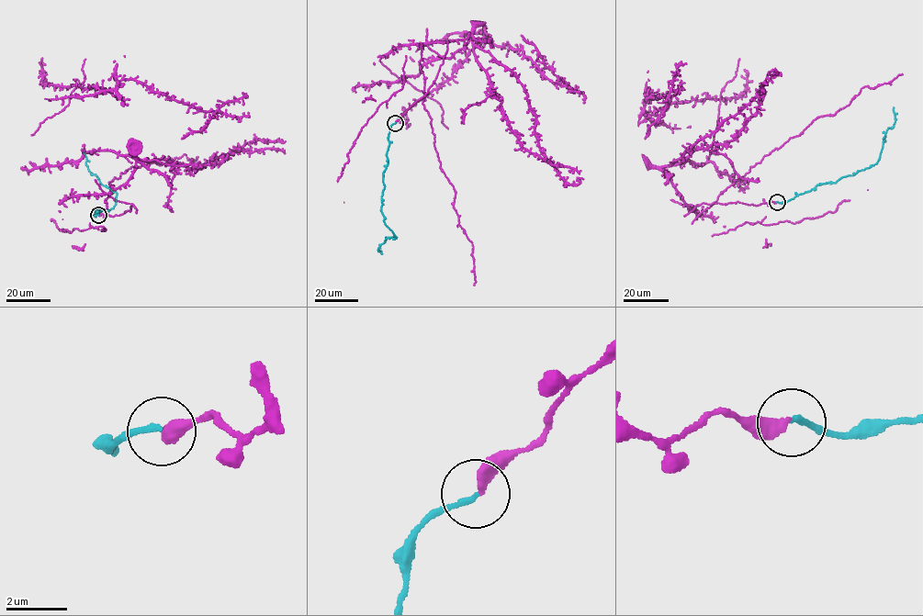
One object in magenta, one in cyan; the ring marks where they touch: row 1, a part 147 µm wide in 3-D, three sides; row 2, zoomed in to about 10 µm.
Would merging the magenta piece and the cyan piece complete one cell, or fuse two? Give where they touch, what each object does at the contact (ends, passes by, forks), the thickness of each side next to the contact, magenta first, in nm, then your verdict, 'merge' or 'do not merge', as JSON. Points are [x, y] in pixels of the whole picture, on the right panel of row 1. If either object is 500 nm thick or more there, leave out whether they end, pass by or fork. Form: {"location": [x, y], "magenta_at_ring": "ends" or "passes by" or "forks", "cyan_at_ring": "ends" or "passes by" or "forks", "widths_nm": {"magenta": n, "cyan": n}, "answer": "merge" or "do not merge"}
{"location": [777, 202], "magenta_at_ring": "ends", "cyan_at_ring": "ends", "widths_nm": {"magenta": 360, "cyan": 180}, "answer": "merge"}

